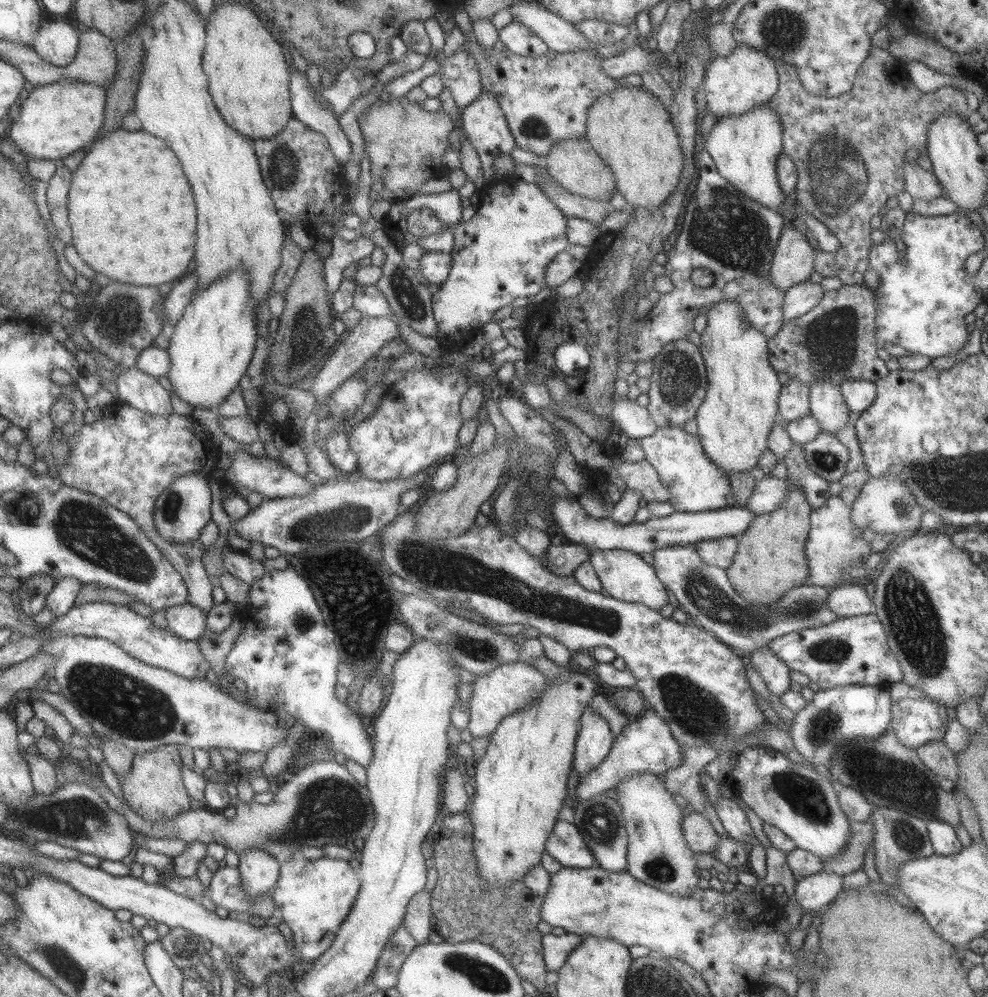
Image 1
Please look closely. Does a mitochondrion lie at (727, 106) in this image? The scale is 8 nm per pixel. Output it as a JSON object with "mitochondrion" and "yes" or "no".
{"mitochondrion":"no"}

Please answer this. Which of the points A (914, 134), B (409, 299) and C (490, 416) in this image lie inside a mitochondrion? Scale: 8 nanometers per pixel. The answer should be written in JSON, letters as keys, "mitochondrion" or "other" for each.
{"A":"other","B":"mitochondrion","C":"other"}

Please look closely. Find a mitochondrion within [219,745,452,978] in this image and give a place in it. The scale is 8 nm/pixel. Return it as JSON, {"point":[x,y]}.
{"point":[330,807]}

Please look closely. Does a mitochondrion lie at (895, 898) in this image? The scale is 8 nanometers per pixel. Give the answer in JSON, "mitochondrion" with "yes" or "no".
{"mitochondrion":"no"}

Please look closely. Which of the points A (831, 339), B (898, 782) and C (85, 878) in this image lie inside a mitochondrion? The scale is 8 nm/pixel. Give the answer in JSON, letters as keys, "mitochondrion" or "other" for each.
{"A":"mitochondrion","B":"mitochondrion","C":"other"}

